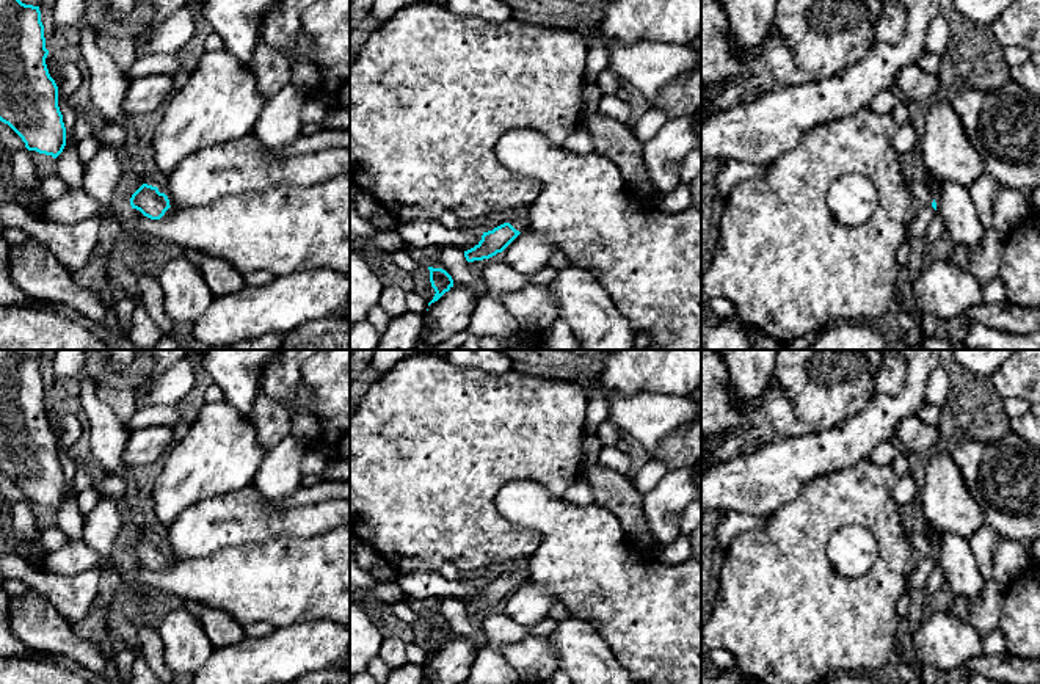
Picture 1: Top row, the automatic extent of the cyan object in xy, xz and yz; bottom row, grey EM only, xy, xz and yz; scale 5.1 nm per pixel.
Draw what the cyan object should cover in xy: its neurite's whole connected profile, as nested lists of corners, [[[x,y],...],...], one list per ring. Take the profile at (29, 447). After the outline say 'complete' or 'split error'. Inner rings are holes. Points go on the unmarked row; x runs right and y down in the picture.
[[[0,350],[0,472],[22,489],[28,502],[56,510],[66,497],[66,478],[58,438],[45,416],[47,406],[39,358]]] | complete

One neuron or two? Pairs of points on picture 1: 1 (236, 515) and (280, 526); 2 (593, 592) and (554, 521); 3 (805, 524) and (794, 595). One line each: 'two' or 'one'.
1: one
2: one
3: one

